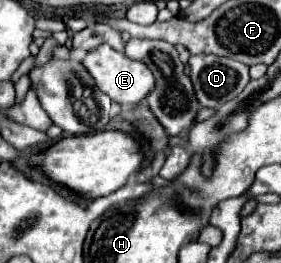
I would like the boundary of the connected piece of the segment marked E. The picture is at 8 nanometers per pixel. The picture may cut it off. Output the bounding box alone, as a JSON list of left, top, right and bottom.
[83,45,155,107]

